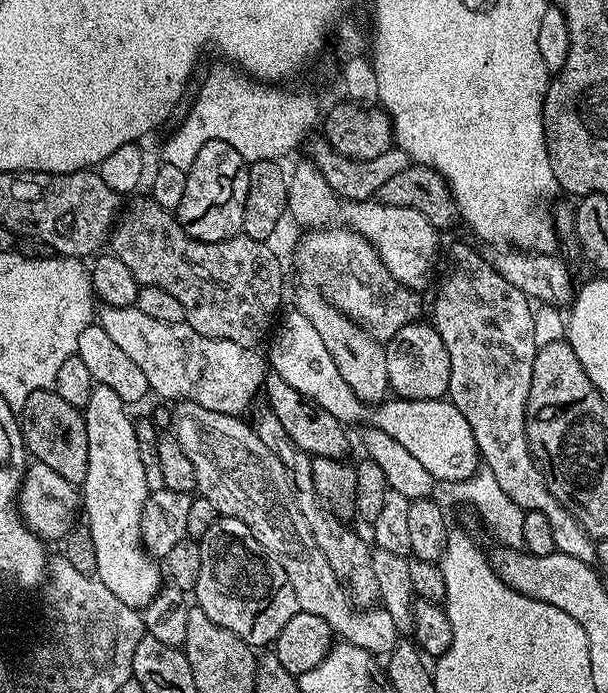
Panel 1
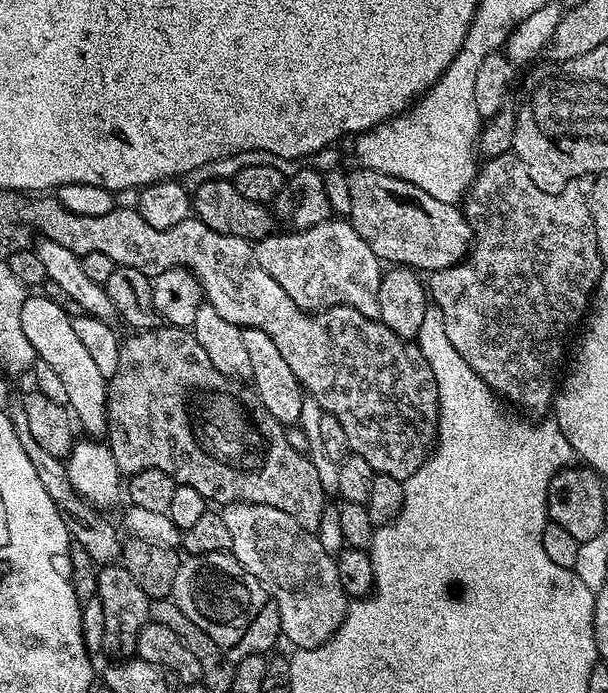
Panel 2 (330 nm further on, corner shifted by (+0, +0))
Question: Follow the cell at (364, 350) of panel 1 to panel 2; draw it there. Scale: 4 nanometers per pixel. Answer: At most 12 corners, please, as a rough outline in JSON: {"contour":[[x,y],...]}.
{"contour":[[344,218],[255,241],[305,310],[375,306],[382,261]]}

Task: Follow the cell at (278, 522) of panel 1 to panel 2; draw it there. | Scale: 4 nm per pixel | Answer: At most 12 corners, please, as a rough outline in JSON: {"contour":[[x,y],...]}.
{"contour":[[226,504],[232,555],[276,599],[283,639],[317,648],[350,598],[317,533]]}

